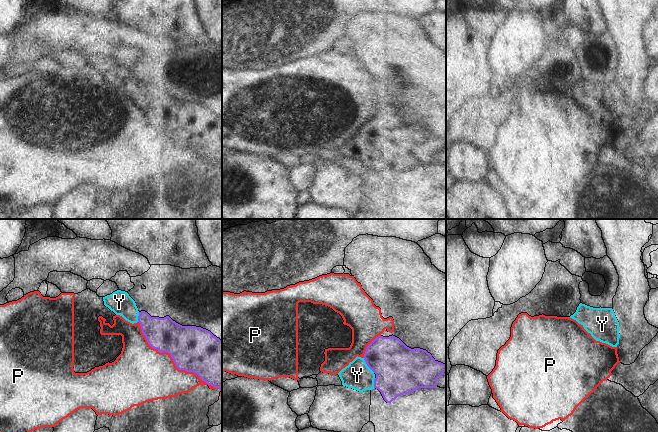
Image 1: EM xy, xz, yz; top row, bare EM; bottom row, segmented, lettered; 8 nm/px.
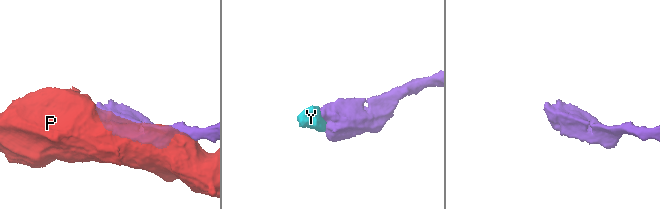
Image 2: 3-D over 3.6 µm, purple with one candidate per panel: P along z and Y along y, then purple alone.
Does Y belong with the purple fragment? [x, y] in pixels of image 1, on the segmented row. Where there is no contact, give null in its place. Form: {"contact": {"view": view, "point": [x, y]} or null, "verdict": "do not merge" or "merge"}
{"contact": {"view": "xz", "point": [367, 365]}, "verdict": "merge"}

